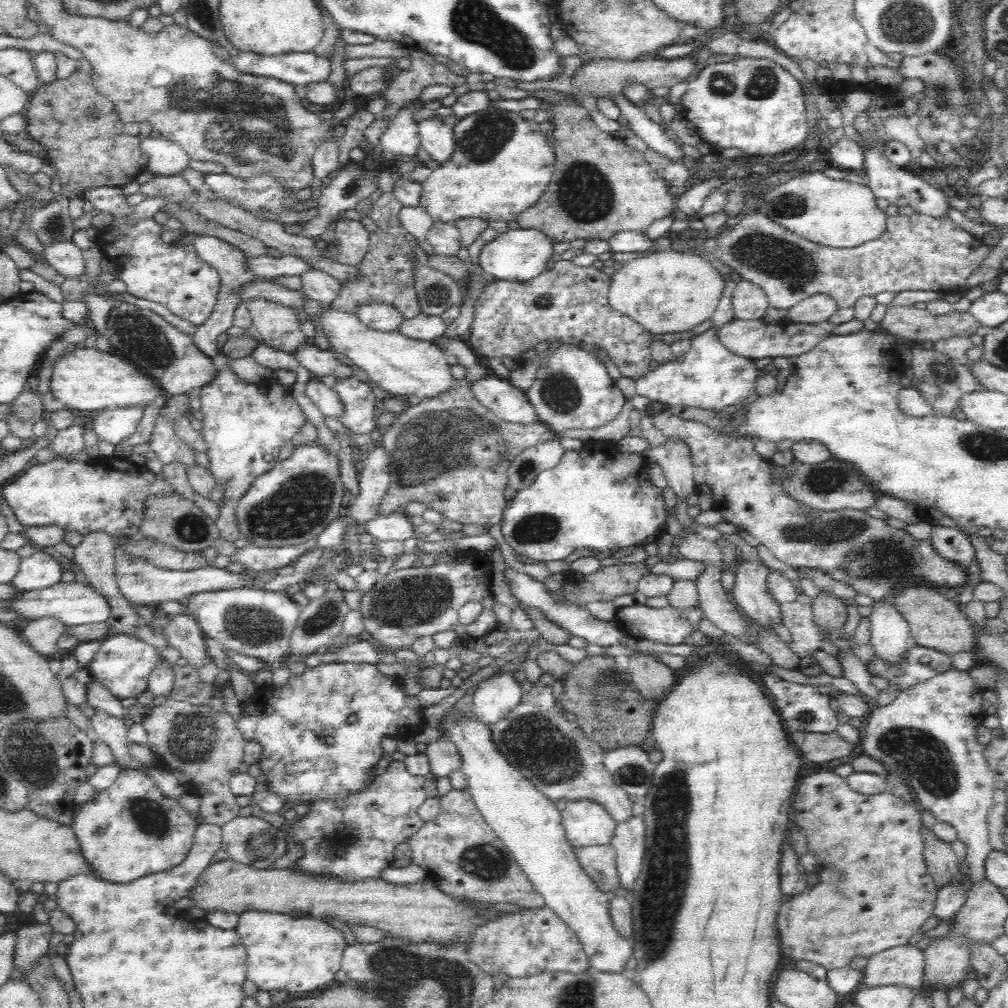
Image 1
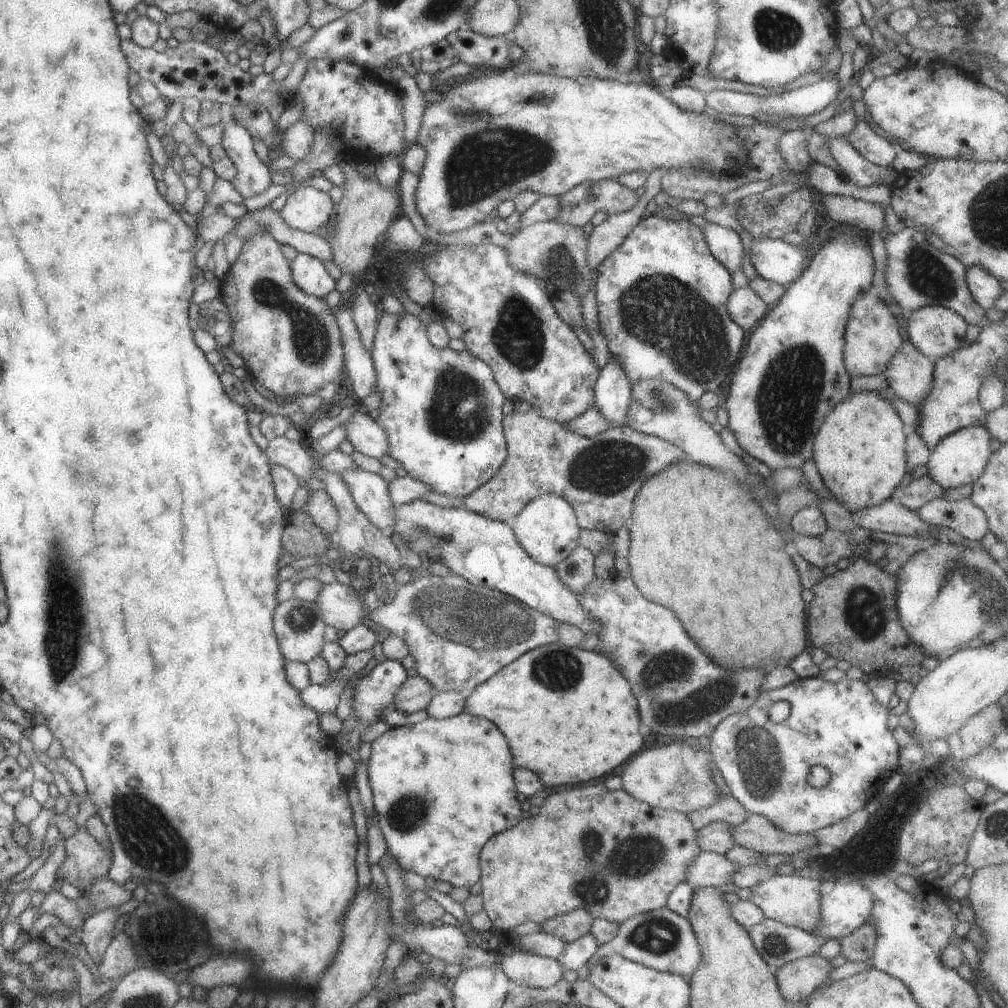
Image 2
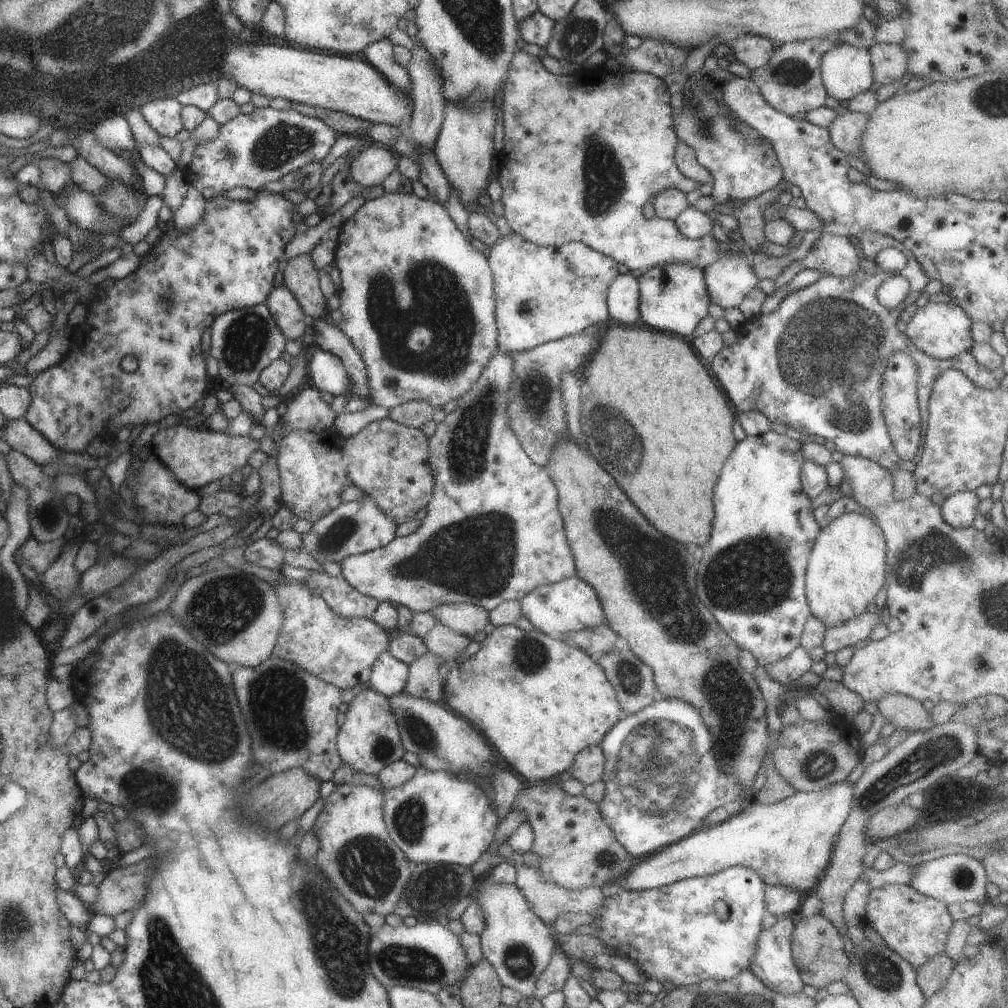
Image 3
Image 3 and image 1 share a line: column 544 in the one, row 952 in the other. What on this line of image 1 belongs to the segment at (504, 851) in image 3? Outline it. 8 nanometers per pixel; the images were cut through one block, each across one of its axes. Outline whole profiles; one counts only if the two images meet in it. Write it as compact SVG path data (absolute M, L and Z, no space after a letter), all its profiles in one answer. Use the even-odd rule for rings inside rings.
M915 945L889 948L867 959L864 987L900 985L914 990L924 986L924 953Z

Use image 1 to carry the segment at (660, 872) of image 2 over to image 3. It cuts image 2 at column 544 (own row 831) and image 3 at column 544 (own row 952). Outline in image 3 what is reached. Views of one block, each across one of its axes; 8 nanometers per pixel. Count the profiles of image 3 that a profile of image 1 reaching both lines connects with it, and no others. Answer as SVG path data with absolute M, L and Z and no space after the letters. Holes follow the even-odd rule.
M557 780L522 788L512 803L512 809L522 811L531 824L534 840L530 851L539 856L539 875L569 892L589 886L602 888L603 884L619 881L636 862L604 822L598 803L582 794L566 794Z

